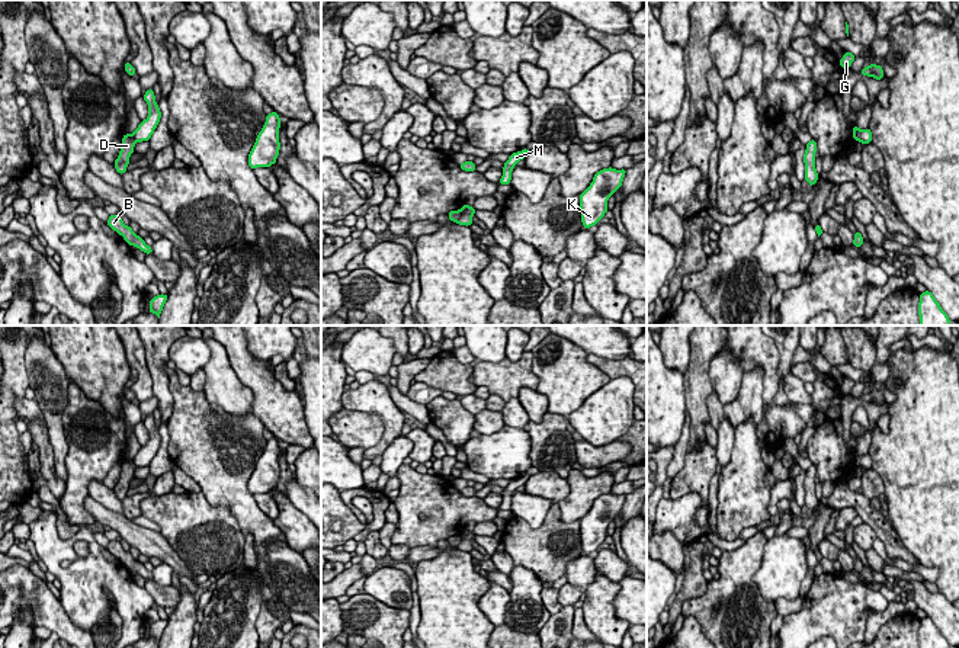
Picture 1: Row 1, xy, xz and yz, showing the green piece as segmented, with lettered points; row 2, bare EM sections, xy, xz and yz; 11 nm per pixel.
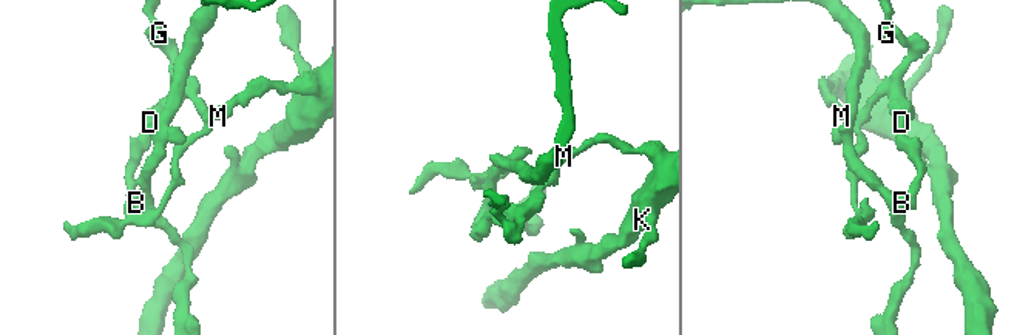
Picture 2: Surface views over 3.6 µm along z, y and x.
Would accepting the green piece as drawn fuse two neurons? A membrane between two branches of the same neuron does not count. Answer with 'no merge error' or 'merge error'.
merge error

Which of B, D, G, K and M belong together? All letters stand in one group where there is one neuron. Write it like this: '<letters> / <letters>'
B D / G K M

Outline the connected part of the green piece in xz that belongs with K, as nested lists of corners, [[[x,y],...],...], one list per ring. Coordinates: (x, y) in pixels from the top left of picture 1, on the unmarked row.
[[[603,494],[593,503],[590,511],[580,520],[581,548],[586,555],[604,542],[607,526],[622,511],[626,494]]]

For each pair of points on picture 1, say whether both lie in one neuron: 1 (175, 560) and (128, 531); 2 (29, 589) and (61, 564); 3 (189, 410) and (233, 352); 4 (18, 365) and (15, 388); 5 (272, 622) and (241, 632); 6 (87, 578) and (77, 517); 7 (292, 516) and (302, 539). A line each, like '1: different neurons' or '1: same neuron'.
1: same neuron
2: different neurons
3: different neurons
4: same neuron
5: different neurons
6: different neurons
7: same neuron

